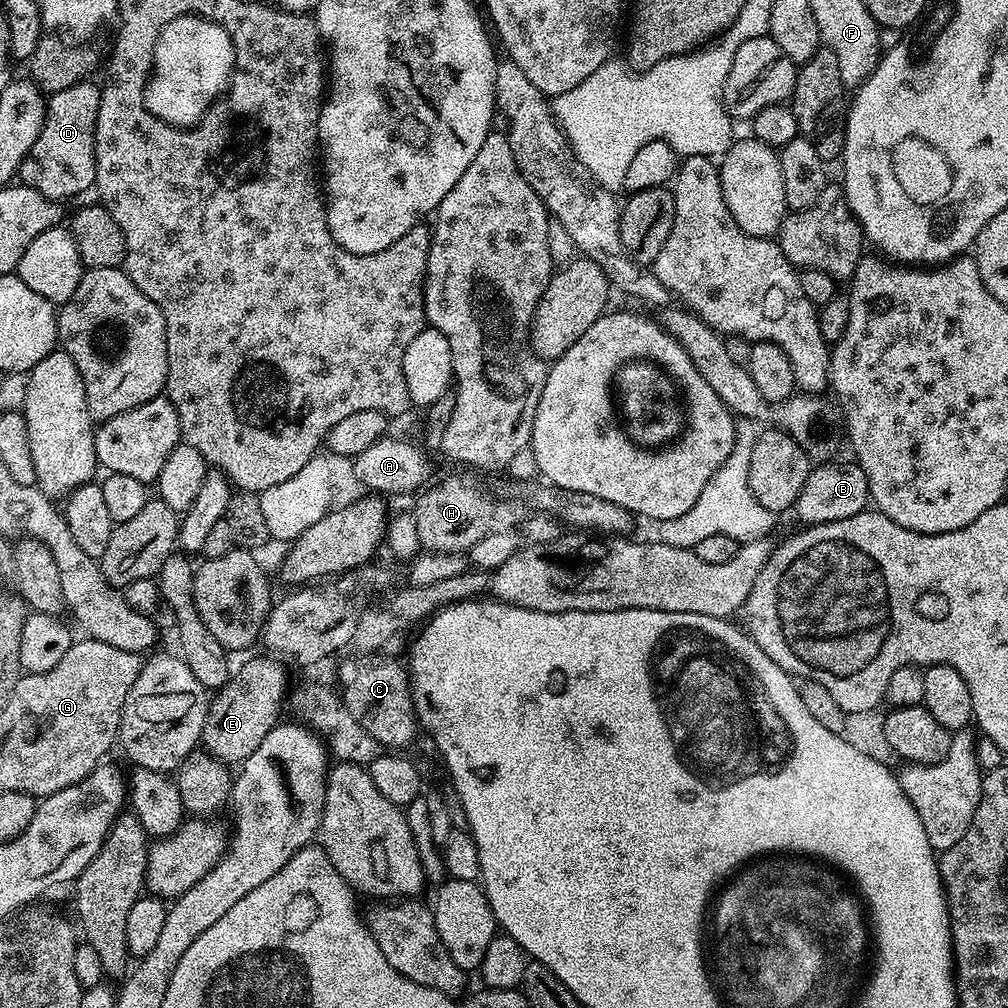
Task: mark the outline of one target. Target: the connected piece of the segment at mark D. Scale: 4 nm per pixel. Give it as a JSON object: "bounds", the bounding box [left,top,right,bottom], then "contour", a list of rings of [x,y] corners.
{"bounds":[18,79,101,202],"contour":[[[85,79],[66,90],[58,90],[47,97],[42,134],[30,146],[18,173],[23,187],[38,190],[46,198],[65,202],[71,196],[80,196],[96,183],[96,155],[94,134],[98,122],[101,85]]]}

